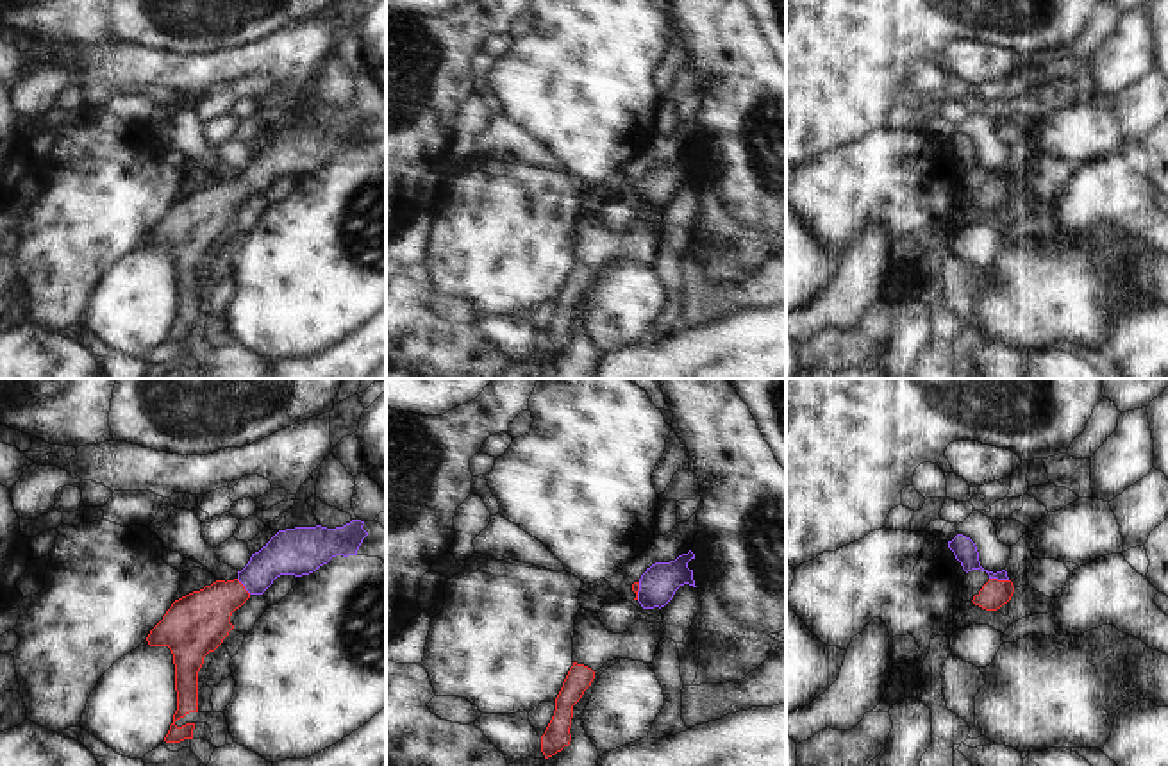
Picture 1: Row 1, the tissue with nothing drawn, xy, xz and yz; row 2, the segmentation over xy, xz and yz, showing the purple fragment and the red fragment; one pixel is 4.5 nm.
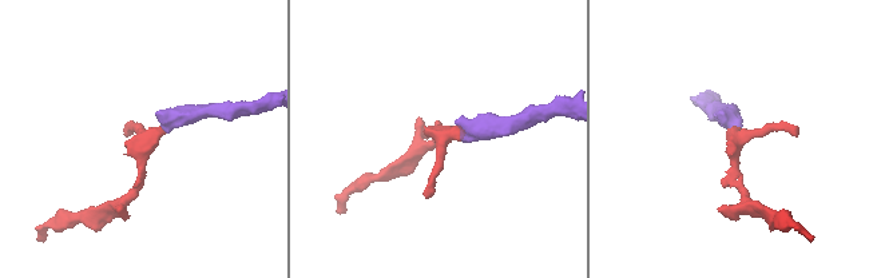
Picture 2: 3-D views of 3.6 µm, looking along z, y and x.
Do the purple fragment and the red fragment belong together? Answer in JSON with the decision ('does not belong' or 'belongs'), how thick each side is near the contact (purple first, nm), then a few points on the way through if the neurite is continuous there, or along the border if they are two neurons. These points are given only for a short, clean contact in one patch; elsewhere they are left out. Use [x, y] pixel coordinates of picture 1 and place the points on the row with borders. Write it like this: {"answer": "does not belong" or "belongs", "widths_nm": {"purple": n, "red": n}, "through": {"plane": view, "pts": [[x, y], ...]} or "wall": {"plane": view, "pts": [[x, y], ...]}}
{"answer": "belongs", "widths_nm": {"purple": 110, "red": 120}, "through": {"plane": "yz", "pts": [[965, 550], [981, 568], [999, 579], [995, 593]]}}

